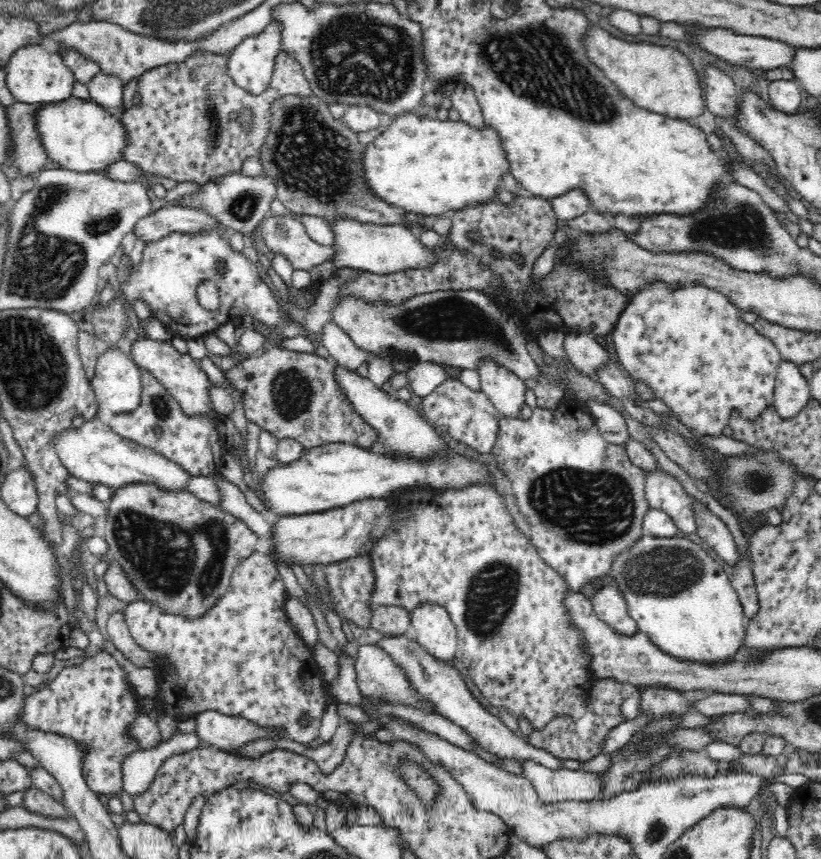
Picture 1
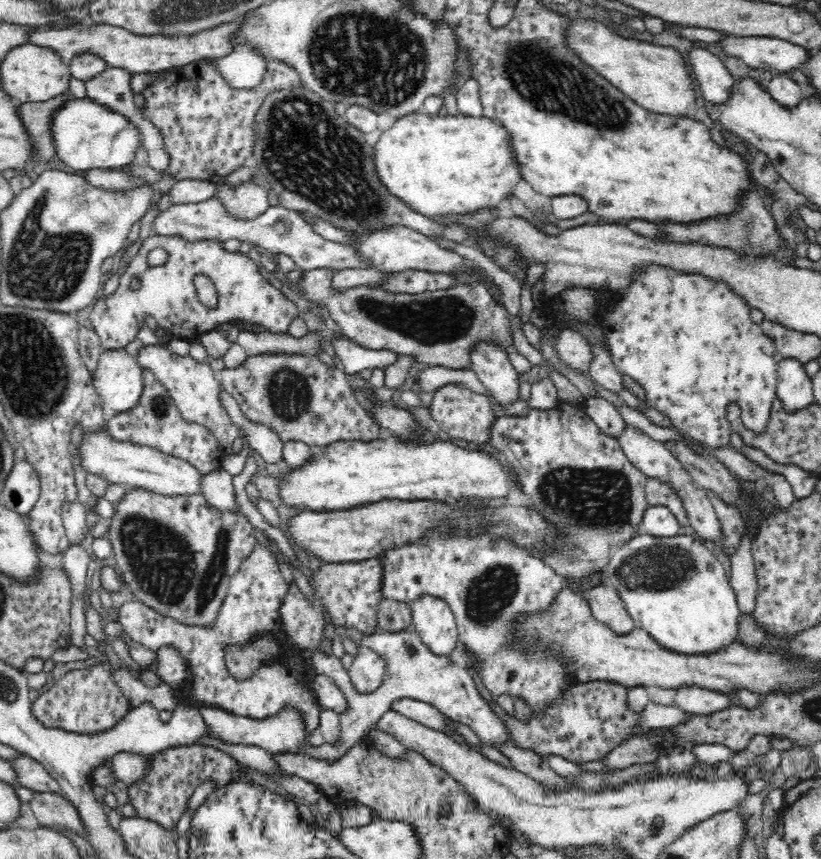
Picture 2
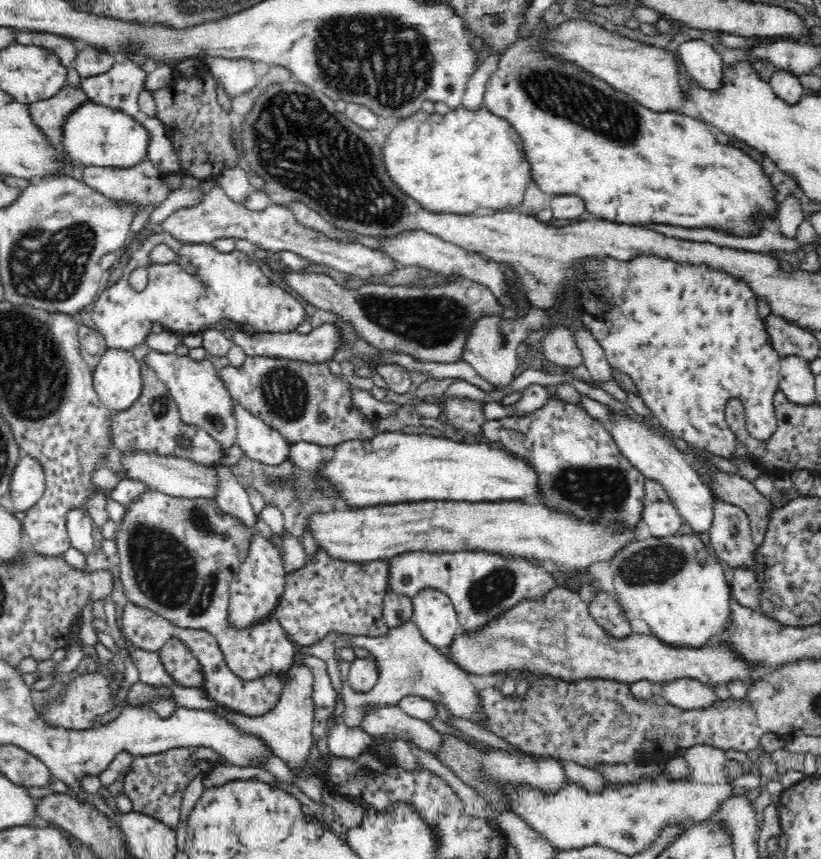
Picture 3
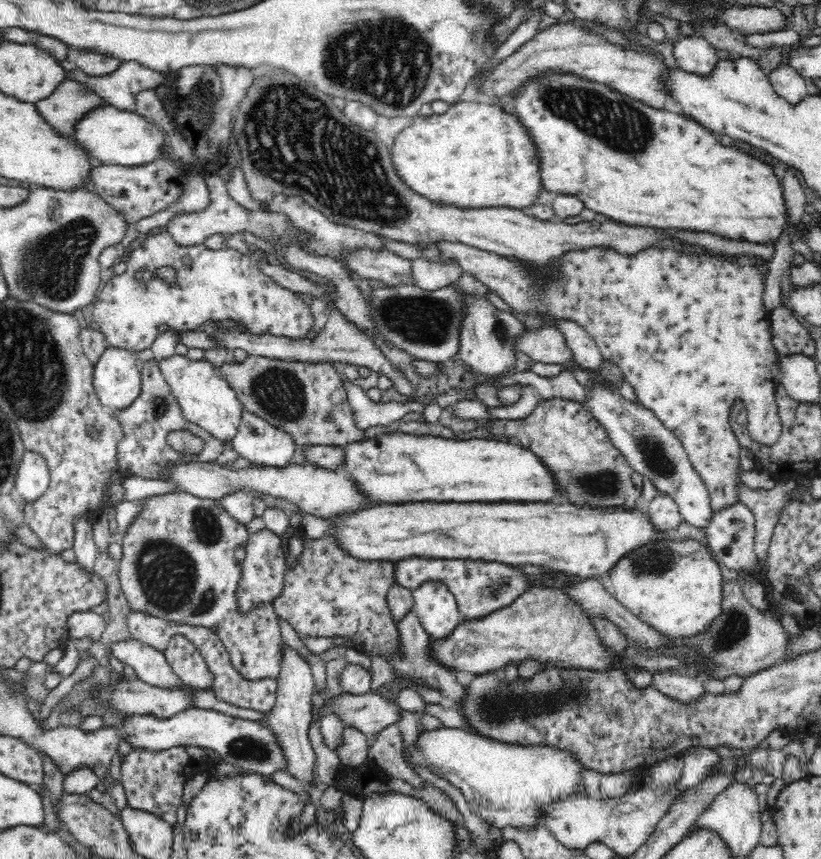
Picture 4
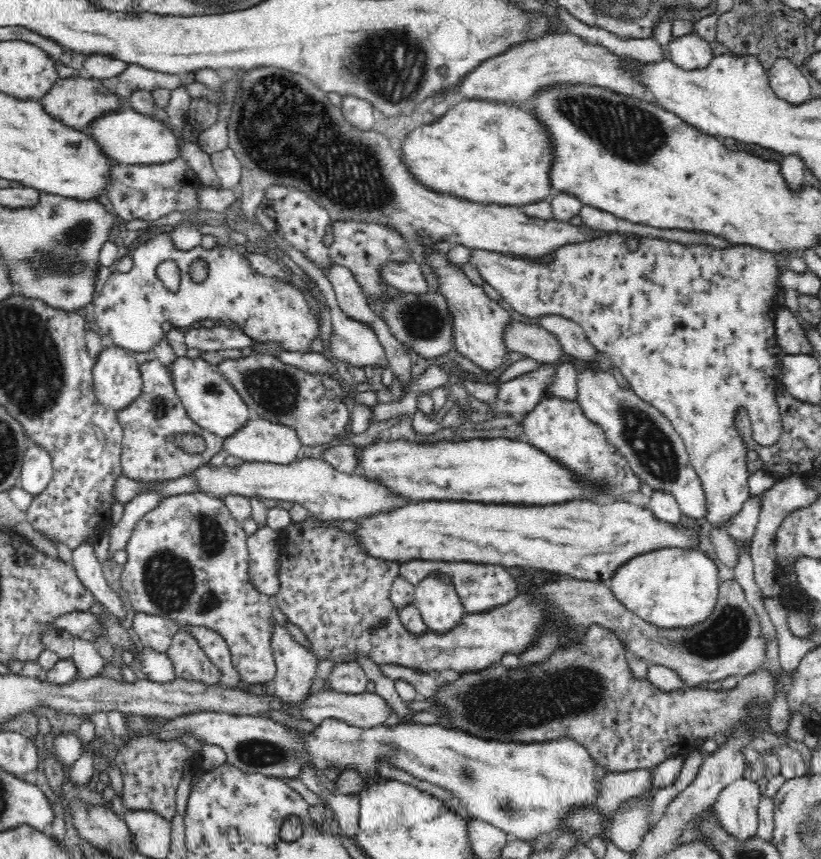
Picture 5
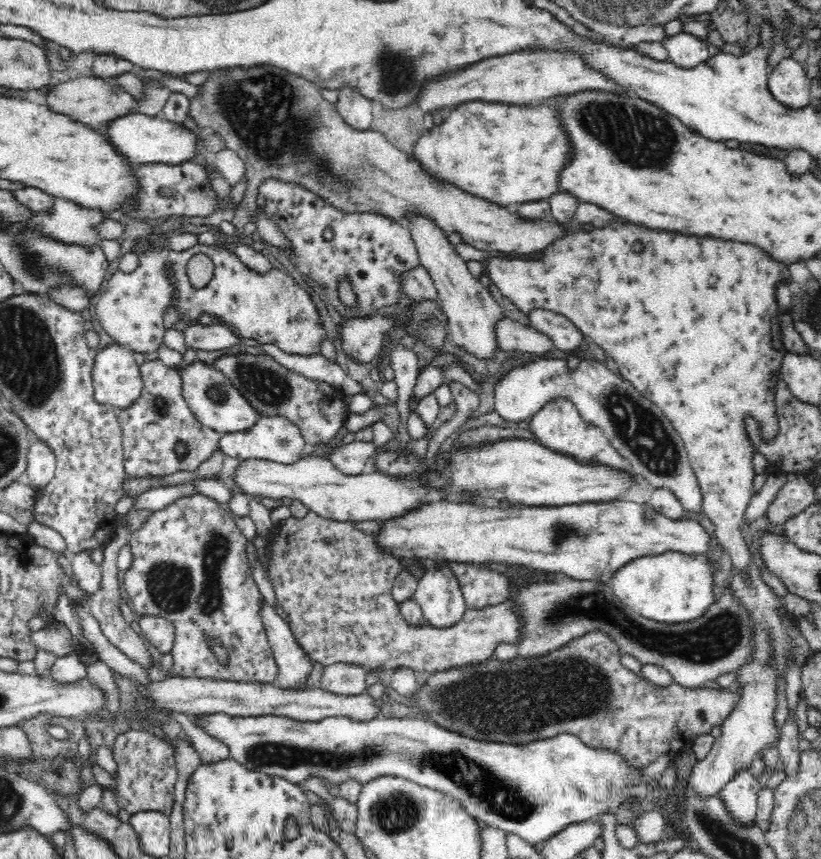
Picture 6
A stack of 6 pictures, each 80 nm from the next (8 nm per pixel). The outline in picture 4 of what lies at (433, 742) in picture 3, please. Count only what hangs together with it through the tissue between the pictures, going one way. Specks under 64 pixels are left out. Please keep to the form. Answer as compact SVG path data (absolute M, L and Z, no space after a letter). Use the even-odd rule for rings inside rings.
M378 692L364 693L361 695L338 694L328 698L320 708L311 709L314 718L322 718L335 715L346 727L357 729L363 735L374 735L385 729L390 724L398 723L401 717L401 708L396 702L383 697Z

